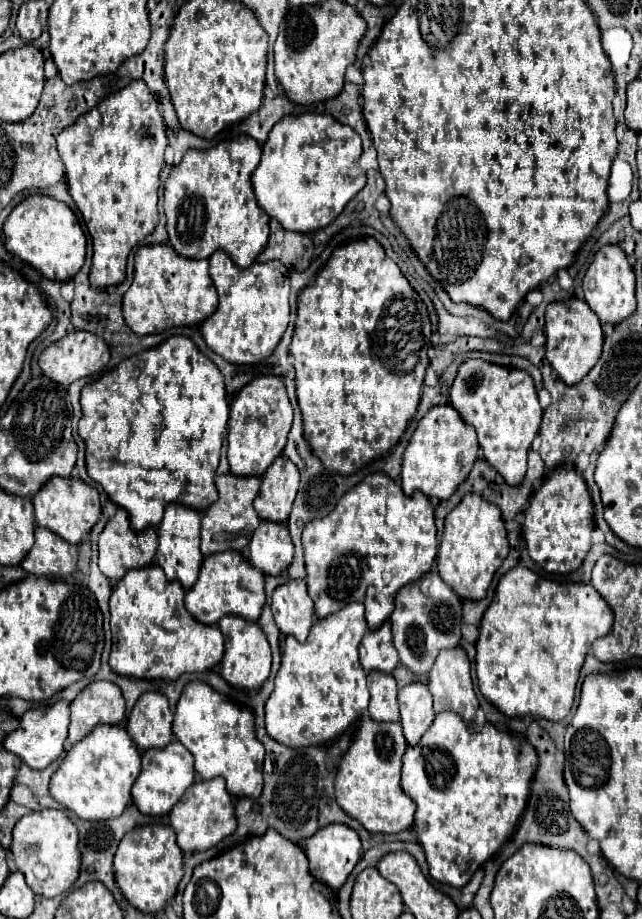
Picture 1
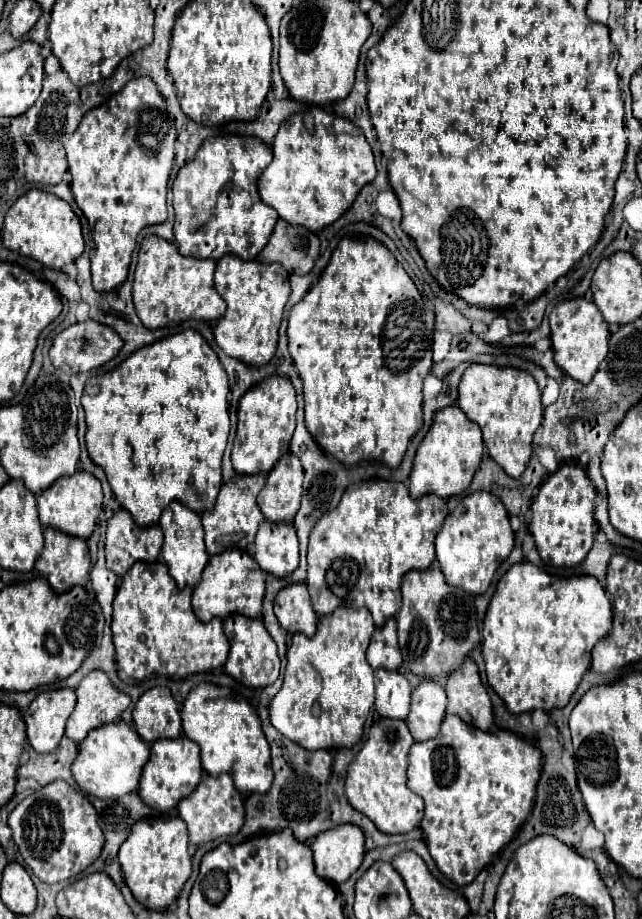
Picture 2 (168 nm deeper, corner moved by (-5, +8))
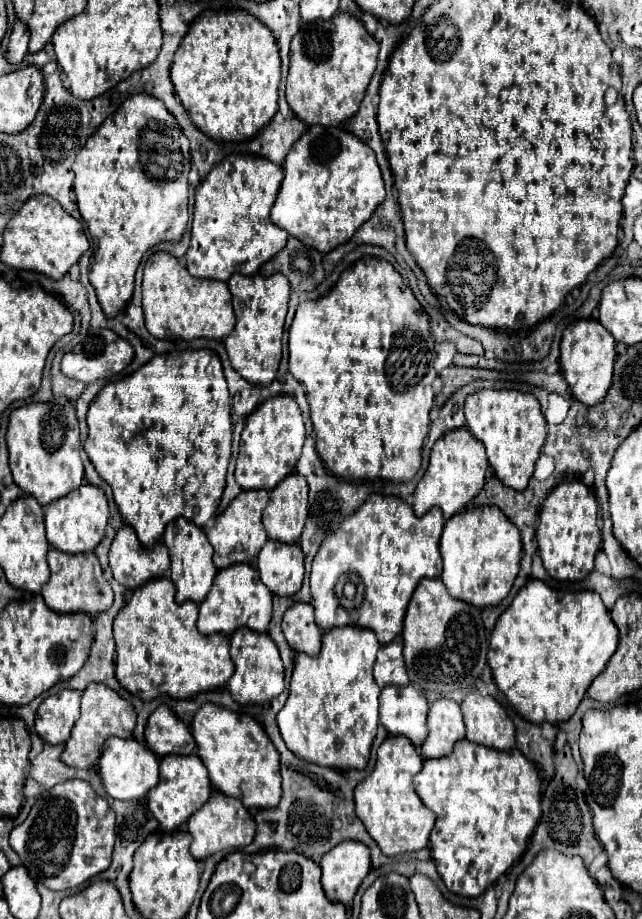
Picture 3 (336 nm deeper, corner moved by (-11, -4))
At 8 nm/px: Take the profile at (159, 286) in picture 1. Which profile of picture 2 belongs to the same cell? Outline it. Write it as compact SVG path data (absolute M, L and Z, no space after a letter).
M146 236L138 250L132 288L134 306L142 324L150 330L156 330L184 320L220 320L226 312L226 302L214 288L214 268L214 260L186 258L172 242L166 242L158 236Z

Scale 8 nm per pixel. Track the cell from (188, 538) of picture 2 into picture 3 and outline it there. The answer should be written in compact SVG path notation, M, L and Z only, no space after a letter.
M176 518L176 520L172 520L172 524L168 524L162 540L170 552L170 558L172 558L170 578L176 586L176 600L180 604L186 600L200 604L204 600L204 596L208 594L208 590L214 582L214 576L216 576L216 566L212 562L212 546L208 544L204 530L198 528L196 524L192 524L190 520Z

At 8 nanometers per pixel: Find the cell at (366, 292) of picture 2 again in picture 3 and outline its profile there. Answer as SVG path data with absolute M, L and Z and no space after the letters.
M362 256L348 270L342 272L340 280L330 290L330 294L326 294L324 298L312 300L312 302L300 302L294 322L290 326L288 346L290 346L290 374L298 382L302 382L302 386L306 388L306 396L308 396L308 404L310 404L310 420L312 420L314 434L316 434L316 452L320 454L328 472L334 476L346 478L346 480L372 480L372 478L382 478L382 480L392 480L392 482L412 480L416 476L416 472L420 470L420 450L422 450L422 442L430 430L428 414L434 404L432 382L436 378L436 370L434 370L436 352L434 352L434 338L430 334L430 316L422 310L414 292L404 282L404 278L394 270L394 266L382 258Z

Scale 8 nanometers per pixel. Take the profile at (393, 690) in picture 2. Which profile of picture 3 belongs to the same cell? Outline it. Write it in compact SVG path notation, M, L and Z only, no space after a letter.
M388 686L380 692L380 724L390 734L406 736L420 746L426 738L428 702L416 686Z

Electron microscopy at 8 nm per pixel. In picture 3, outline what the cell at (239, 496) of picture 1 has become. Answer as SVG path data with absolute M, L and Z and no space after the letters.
M242 490L232 502L230 506L216 516L214 526L206 532L210 544L214 546L214 564L216 568L228 568L232 564L238 562L252 562L260 548L264 546L264 542L268 540L266 530L262 526L262 508L268 504L270 500L270 492L268 490Z

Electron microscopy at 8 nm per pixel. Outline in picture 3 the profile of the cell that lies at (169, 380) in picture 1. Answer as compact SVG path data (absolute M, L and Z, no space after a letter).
M210 348L154 356L130 376L106 384L88 408L88 440L84 450L100 478L112 488L120 514L150 548L160 540L168 522L184 516L196 526L214 518L232 456L232 408L220 358Z

